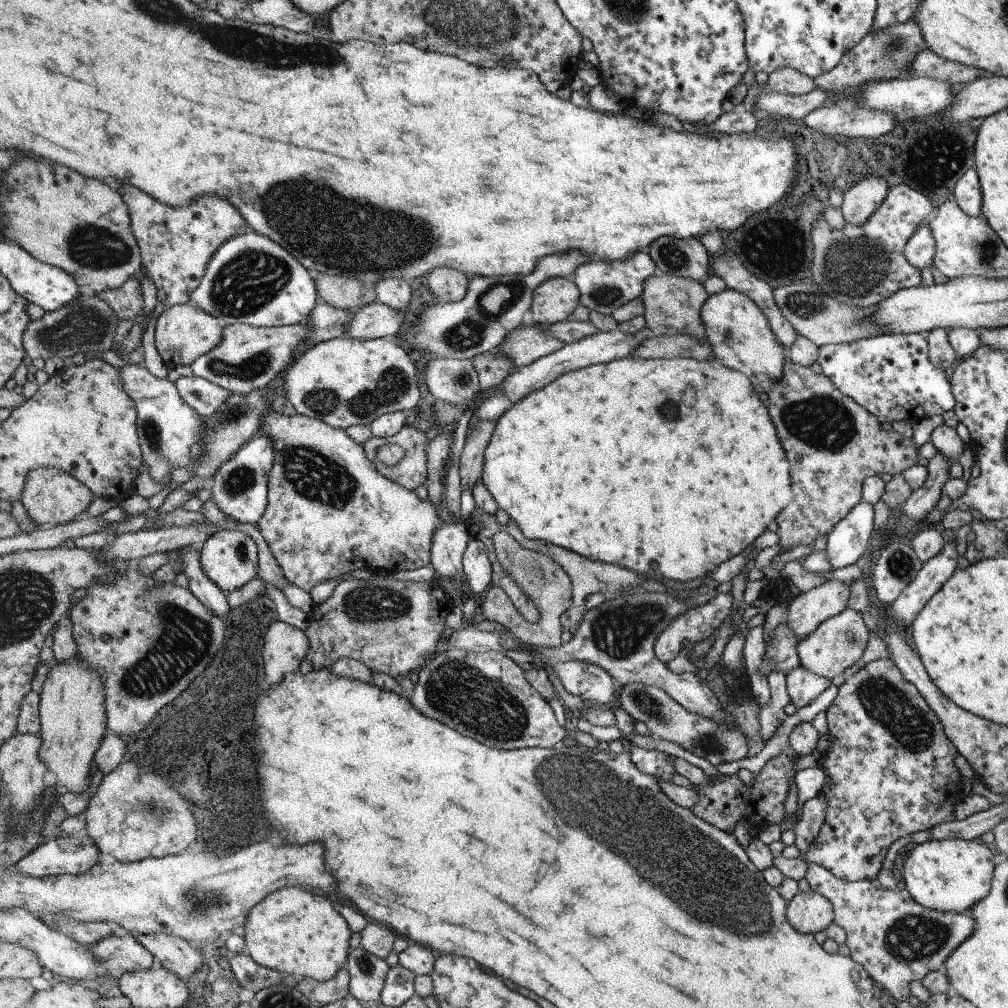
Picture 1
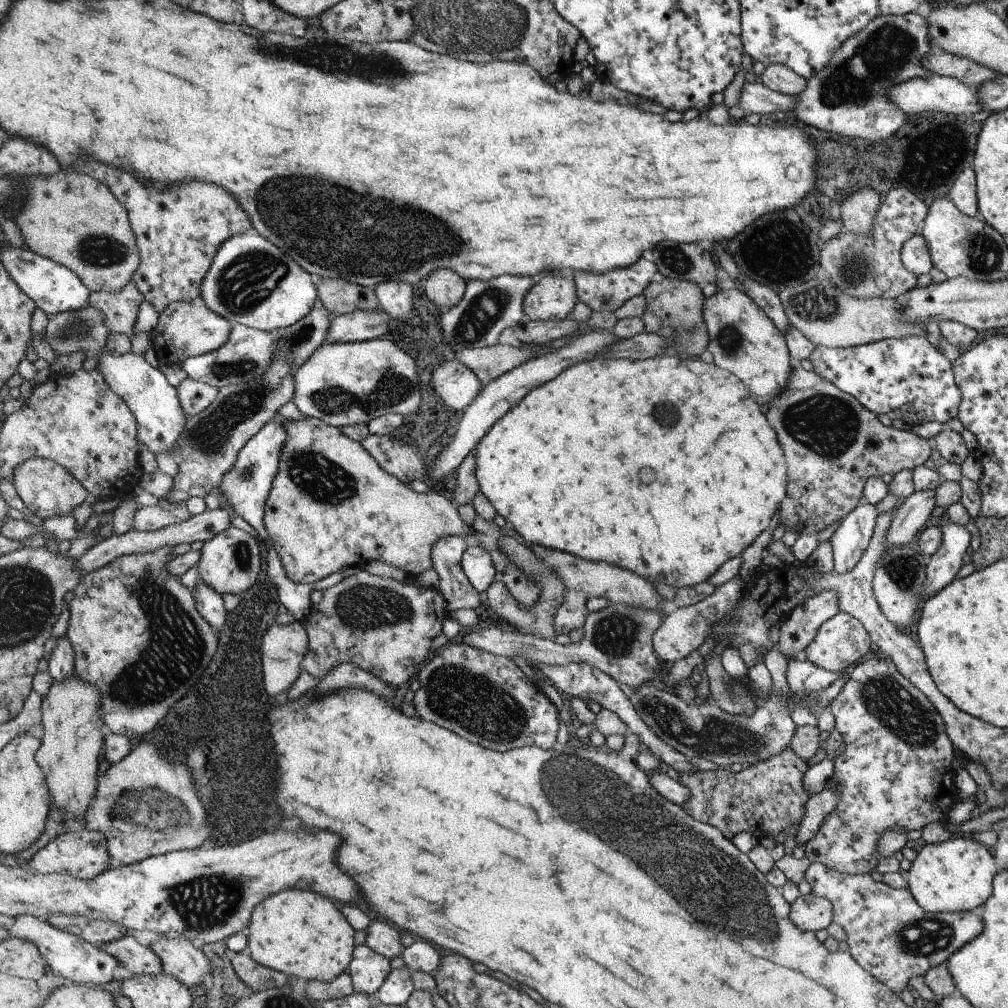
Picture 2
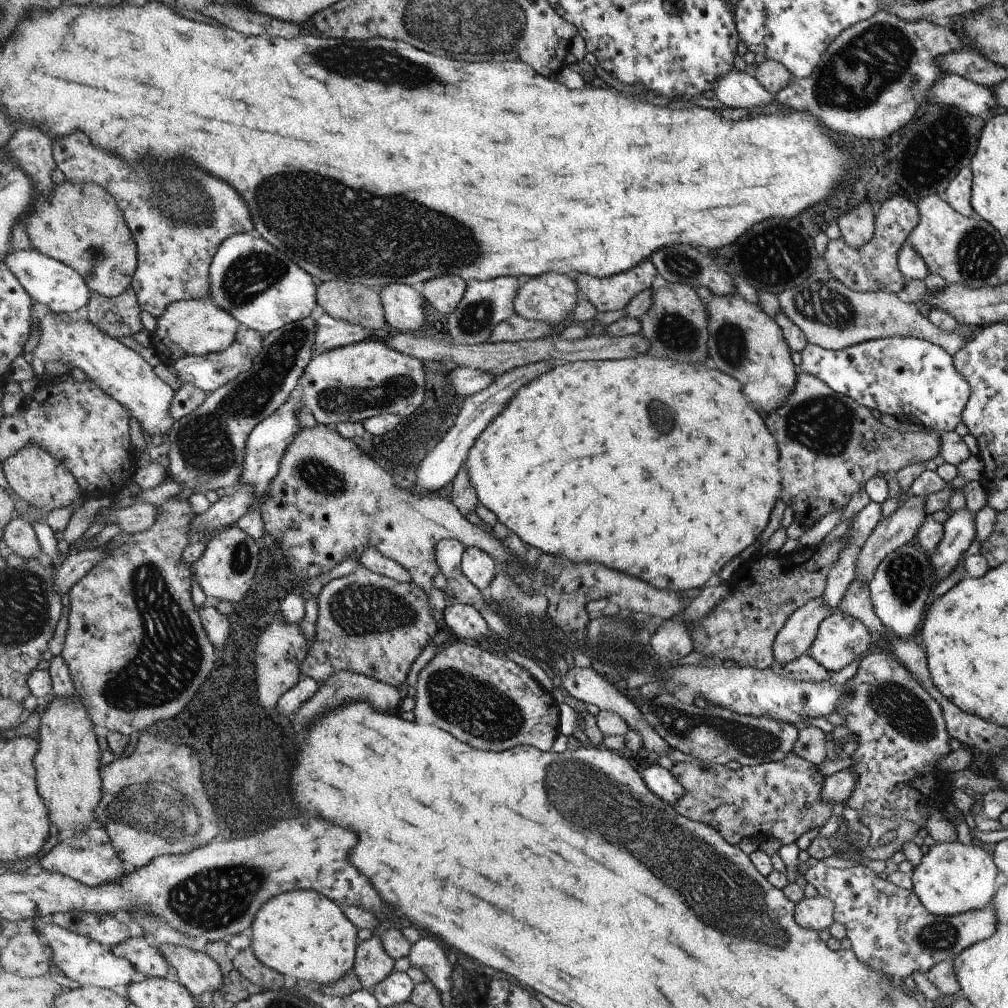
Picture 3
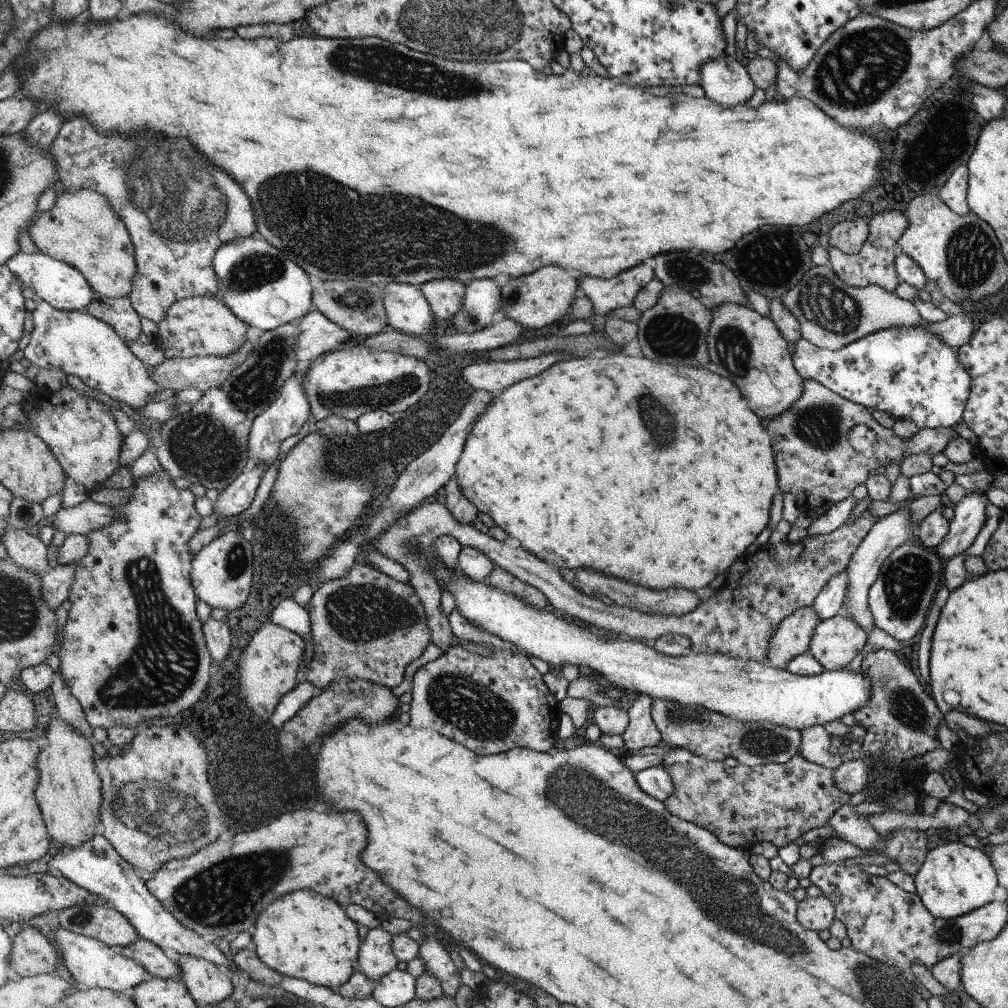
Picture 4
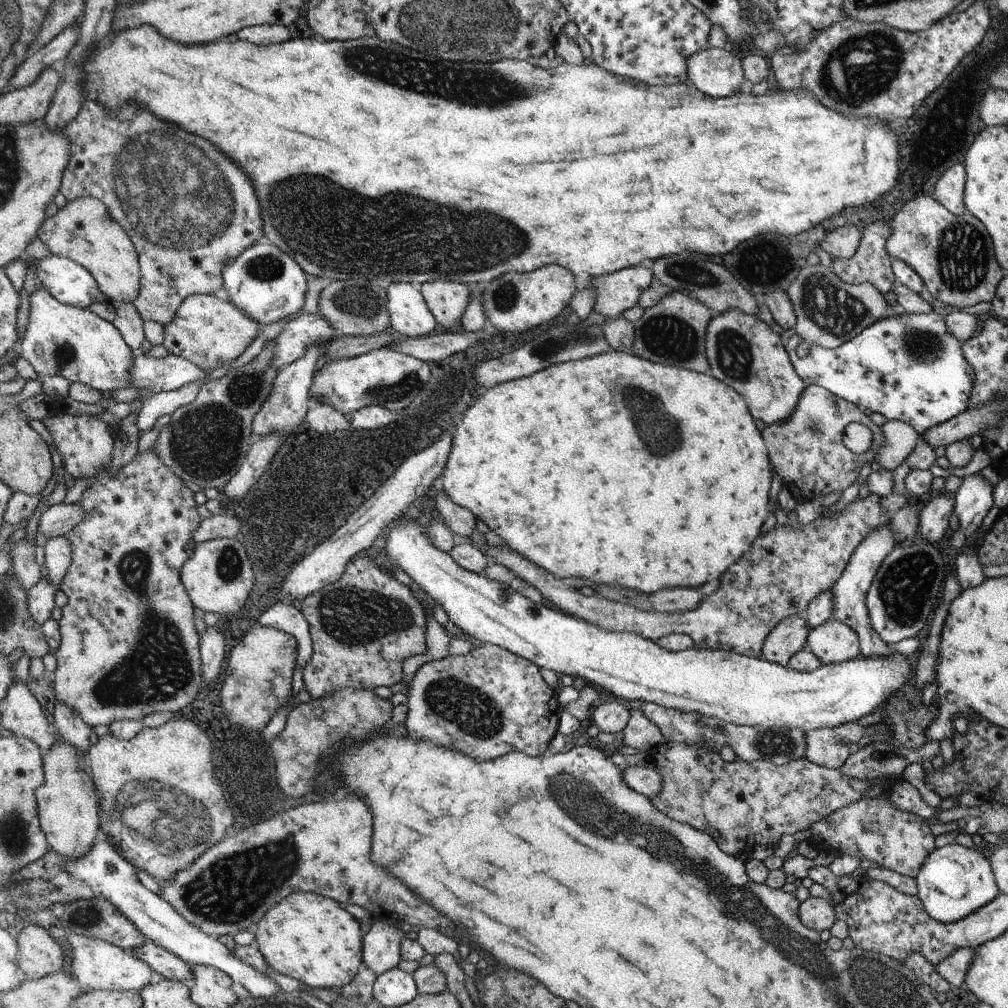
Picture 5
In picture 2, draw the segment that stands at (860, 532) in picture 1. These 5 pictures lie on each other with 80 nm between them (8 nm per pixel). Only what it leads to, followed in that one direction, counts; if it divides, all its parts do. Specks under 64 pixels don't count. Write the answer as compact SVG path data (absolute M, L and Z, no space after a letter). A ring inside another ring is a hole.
M865 502L840 521L829 539L833 548L834 573L851 571L859 564L875 534L878 518L875 505Z

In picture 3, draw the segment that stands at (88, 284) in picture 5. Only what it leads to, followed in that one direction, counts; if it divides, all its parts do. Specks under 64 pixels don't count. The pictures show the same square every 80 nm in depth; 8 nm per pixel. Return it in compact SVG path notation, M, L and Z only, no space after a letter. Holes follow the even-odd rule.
M30 249L9 253L5 261L15 277L23 284L24 290L32 295L33 300L46 304L46 308L52 313L78 315L91 300L92 290L87 286L84 276L59 259L50 258L36 249Z

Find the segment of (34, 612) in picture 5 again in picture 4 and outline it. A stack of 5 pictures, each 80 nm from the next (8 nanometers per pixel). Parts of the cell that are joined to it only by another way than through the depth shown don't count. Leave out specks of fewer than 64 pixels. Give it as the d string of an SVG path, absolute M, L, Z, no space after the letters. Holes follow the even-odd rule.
M78 563L54 564L42 574L43 599L49 607L57 607L68 599L70 587L75 582Z

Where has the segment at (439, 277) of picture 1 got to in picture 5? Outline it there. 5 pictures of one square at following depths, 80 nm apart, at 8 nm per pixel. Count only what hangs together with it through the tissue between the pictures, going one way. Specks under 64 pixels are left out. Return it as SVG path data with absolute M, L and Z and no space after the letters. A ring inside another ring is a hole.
M444 278L424 283L421 290L438 323L447 329L462 325L471 300L471 286Z

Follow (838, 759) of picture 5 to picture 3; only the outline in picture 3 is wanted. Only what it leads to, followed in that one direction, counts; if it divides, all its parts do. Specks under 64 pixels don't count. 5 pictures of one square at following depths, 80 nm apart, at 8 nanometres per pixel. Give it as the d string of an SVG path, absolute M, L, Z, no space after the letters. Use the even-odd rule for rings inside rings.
M812 723L801 726L794 752L803 759L808 759L808 762L819 766L822 761L828 760L830 753L826 750L826 733Z

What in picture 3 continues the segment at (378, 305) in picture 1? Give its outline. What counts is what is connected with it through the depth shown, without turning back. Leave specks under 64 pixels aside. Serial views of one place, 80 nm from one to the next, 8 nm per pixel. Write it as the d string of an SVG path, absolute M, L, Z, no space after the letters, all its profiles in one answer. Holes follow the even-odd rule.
M324 313L315 320L315 339L313 356L352 343L360 343L368 336L374 336L372 329L363 327L360 323L347 320L336 320Z

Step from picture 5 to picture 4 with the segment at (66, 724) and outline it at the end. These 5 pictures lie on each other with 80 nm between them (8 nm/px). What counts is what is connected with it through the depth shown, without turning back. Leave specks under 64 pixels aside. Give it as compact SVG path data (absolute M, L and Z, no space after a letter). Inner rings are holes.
M60 670L54 672L53 681L49 686L54 694L54 700L57 708L56 717L60 717L67 723L70 723L79 733L84 736L92 736L92 728L85 719L82 705L73 695L73 692L66 684L65 678Z

